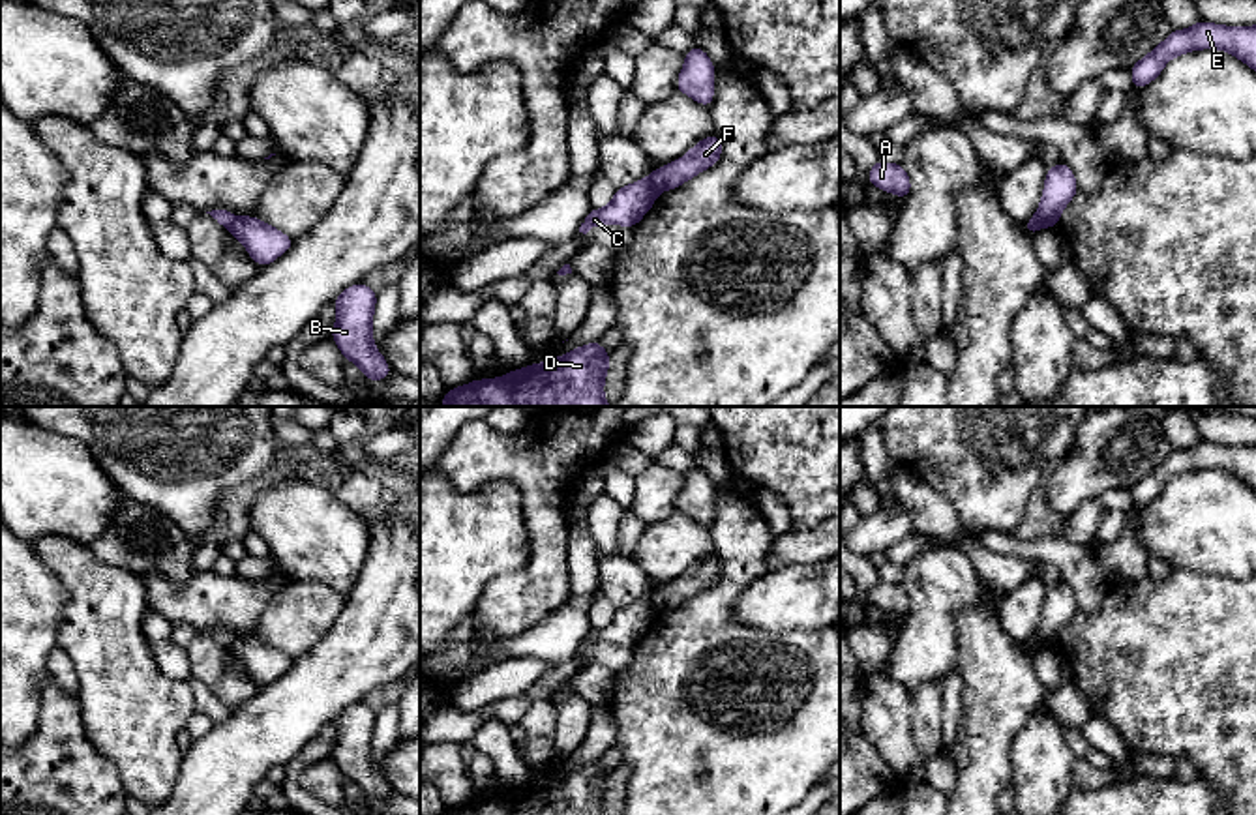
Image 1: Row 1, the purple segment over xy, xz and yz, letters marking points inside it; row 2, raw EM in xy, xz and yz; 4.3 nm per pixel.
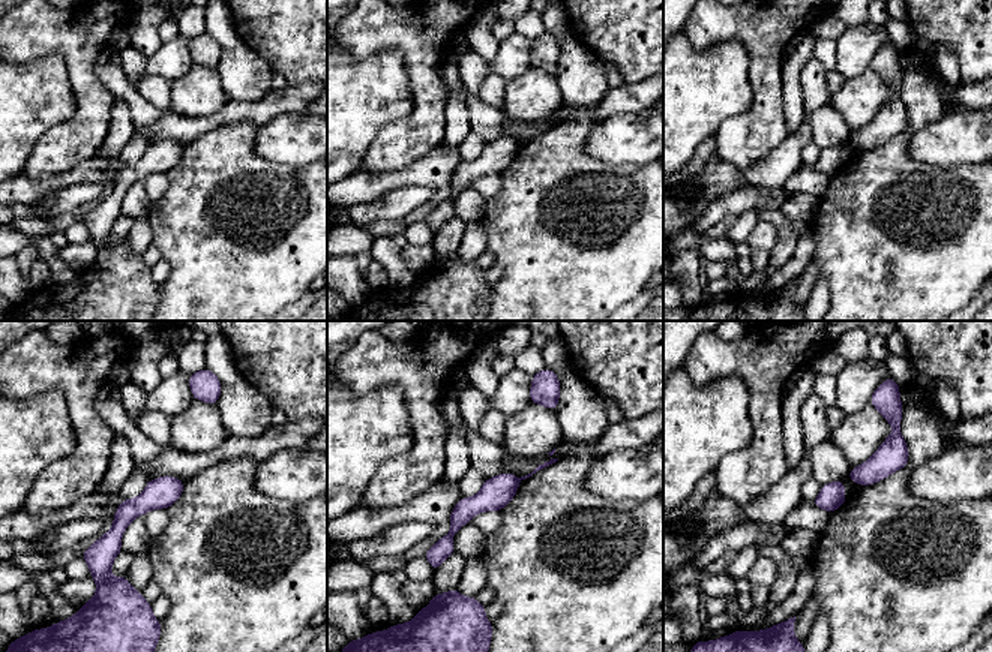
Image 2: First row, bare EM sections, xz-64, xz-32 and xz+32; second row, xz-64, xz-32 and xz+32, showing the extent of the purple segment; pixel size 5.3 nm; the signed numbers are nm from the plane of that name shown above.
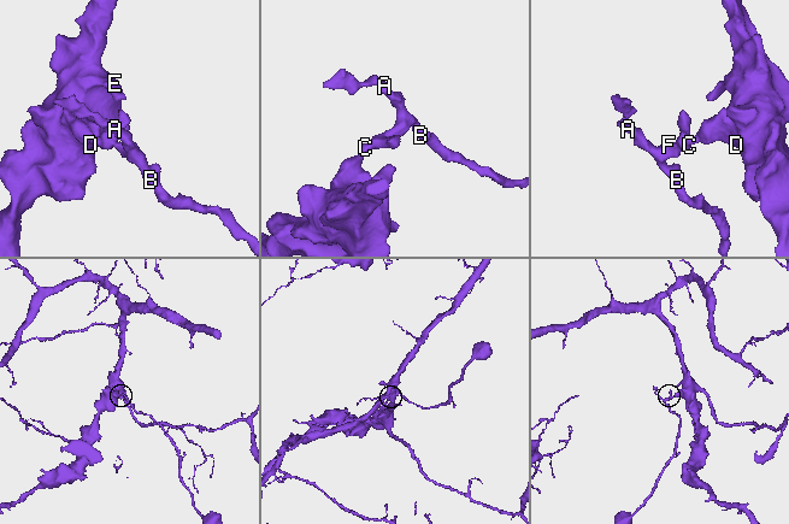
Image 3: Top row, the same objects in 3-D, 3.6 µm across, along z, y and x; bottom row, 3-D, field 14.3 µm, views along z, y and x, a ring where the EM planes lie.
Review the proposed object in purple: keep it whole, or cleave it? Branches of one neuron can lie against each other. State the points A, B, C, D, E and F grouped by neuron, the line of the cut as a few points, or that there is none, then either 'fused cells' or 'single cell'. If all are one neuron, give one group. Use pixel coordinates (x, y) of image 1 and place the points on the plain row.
A B F / C D E; cut in xz along (649, 596), (658, 611); fused cells

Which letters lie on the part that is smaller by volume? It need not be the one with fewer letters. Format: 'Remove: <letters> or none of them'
Remove: A, B, F

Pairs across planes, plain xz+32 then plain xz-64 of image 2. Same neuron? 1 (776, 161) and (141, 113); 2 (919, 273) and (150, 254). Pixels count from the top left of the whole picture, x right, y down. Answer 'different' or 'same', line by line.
1: different
2: different

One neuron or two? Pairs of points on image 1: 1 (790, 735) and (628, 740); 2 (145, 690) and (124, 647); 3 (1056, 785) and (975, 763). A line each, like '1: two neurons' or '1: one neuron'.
1: one neuron
2: one neuron
3: two neurons

